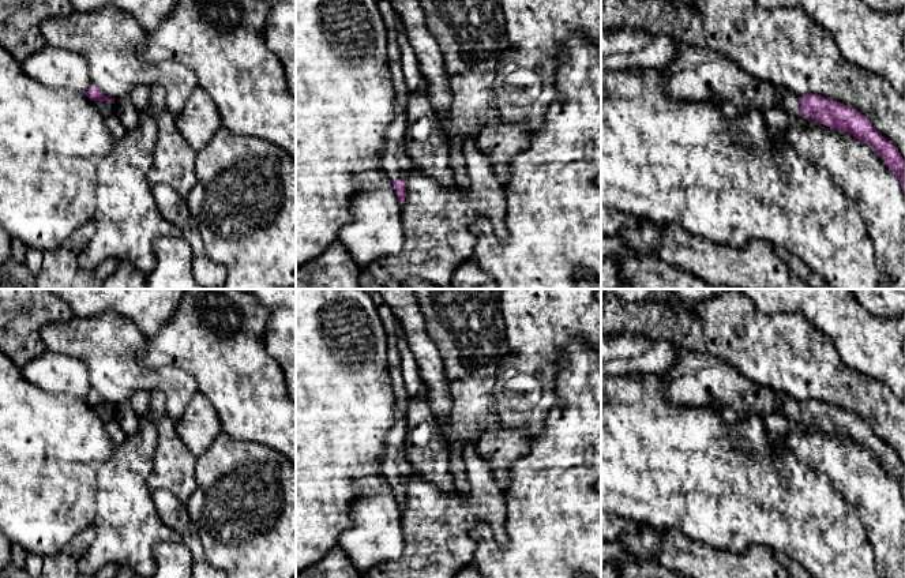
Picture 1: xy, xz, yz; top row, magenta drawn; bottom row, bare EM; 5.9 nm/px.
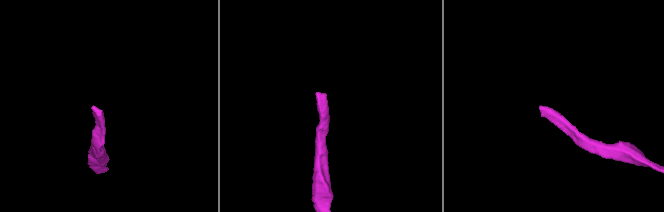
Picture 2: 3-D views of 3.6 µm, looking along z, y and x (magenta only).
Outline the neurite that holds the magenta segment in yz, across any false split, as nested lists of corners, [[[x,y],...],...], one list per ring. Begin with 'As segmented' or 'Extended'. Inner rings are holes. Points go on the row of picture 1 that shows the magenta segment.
Extended. [[[777,86],[781,104],[778,112],[801,116],[835,128],[840,132],[848,132],[859,140],[870,144],[883,164],[898,177],[905,191],[905,161],[893,142],[882,136],[871,124],[871,121],[856,109],[820,97],[818,94],[804,94],[801,97]]]

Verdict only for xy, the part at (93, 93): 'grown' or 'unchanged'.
grown

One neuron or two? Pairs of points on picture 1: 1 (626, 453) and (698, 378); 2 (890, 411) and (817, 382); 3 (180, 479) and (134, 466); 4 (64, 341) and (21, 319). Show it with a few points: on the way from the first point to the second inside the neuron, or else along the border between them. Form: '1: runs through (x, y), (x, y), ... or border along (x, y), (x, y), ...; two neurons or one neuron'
1: border along (656, 375), (669, 400), (705, 405); two neurons
2: runs through (872, 401), (834, 383); one neuron
3: border along (158, 439), (154, 466), (147, 479), (150, 491); two neurons
4: border along (40, 331), (41, 336); two neurons

